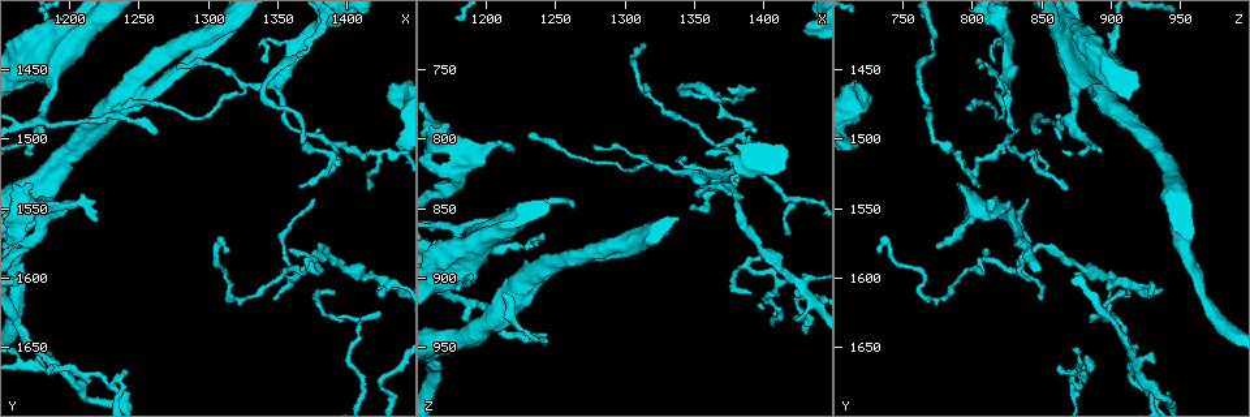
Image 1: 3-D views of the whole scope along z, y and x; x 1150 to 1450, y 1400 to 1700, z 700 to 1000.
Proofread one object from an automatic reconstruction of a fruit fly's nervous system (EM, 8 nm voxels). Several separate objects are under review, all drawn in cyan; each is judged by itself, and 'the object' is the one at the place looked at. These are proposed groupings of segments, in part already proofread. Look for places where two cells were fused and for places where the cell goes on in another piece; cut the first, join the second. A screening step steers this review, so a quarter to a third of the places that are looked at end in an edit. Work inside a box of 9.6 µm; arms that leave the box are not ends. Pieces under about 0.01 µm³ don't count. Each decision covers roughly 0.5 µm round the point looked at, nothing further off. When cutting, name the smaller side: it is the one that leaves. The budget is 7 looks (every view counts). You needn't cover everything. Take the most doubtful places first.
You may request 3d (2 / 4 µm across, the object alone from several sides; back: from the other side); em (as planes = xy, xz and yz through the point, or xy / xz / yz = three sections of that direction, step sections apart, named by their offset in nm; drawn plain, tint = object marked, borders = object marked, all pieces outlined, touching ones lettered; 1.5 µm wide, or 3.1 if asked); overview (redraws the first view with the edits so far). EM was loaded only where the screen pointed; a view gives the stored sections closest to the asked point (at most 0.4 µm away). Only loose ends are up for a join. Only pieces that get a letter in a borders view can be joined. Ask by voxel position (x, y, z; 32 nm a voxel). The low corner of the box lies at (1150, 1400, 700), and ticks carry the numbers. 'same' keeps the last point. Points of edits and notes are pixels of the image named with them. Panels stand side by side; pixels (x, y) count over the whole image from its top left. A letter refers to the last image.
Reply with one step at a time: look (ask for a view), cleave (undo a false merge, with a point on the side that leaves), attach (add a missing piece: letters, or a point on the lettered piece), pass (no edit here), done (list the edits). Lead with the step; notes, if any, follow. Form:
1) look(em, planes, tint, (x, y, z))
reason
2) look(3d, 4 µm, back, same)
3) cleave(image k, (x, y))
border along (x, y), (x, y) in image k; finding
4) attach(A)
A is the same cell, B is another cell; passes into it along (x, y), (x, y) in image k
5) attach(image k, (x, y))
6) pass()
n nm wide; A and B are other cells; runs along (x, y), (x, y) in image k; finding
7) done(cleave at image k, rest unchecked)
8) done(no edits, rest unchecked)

look(3d, 2 µm, (1390, 1502, 822))
three-way junction

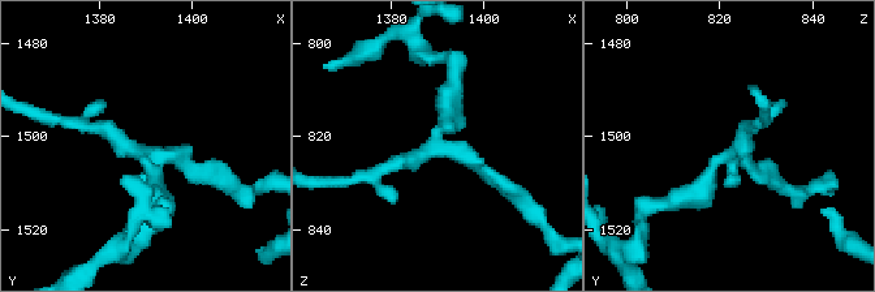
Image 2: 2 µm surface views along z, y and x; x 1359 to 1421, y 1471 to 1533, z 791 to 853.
look(em, planes, borders, (1389, 1504, 823))

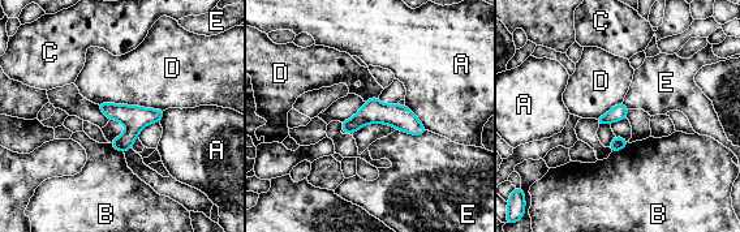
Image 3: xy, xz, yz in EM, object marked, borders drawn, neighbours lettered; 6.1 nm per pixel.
pass()
D touches over 440 nm; A, B, C, D and E are other cells; runs along (344, 125), (395, 115), (422, 129) in image 3; one cell here

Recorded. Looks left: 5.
look(3d, 2 µm, (1178, 1548, 808))
looks like a crossing

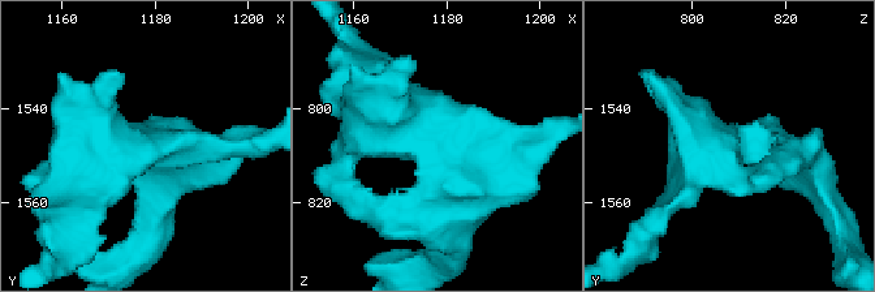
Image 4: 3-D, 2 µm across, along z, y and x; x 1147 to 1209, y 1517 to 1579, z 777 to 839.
look(em, xz, step 4, borders, (1176, 1548, 809))

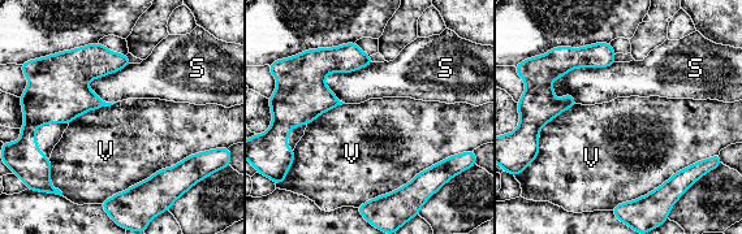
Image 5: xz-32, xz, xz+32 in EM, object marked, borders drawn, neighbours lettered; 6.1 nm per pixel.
pass()
V touches over 700 nm; S and V are other cells; border along (198, 152), (100, 202) in image 5; one cell here

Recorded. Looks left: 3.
look(em, xy, step 4, borders, (1424, 1626, 900))
tapers out

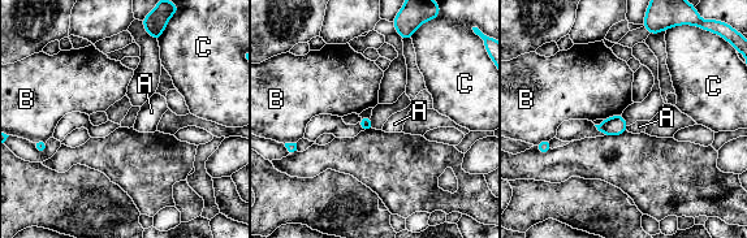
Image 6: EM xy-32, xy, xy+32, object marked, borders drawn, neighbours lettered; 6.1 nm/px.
pass()
80 nm wide; B touches over 120 nm; A, B and C are other cells; no lettered piece goes on from it

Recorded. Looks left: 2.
done(no edits, rest unchecked)

